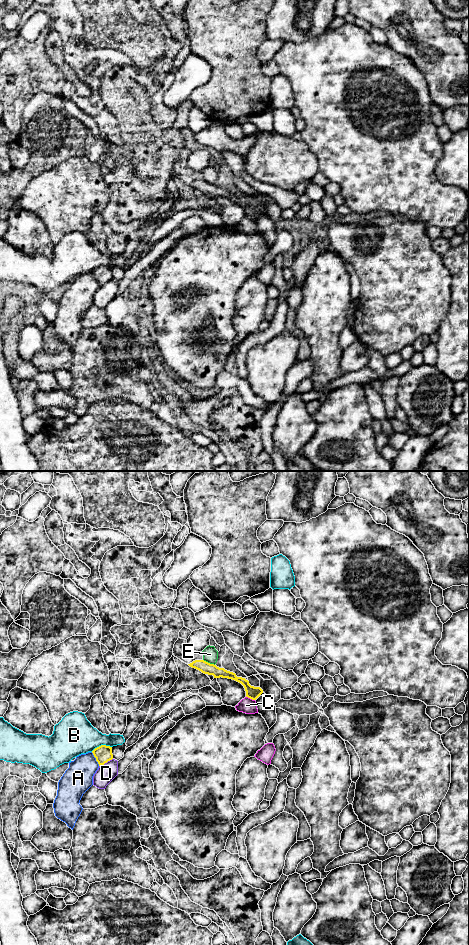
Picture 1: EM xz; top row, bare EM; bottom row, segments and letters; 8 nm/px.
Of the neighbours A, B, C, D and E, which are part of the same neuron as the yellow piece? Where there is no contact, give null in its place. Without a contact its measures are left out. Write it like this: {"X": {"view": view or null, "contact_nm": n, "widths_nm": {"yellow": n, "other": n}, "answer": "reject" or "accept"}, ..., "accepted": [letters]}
{"A": {"view": "xz", "contact_nm": 130, "widths_nm": {"yellow": 140, "other": 240}, "answer": "reject"}, "B": {"view": "xz", "contact_nm": 170, "widths_nm": {"yellow": 140, "other": 320}, "answer": "reject"}, "C": {"view": "xz", "contact_nm": 80, "widths_nm": {"yellow": 100, "other": 120}, "answer": "reject"}, "D": {"view": "xz", "contact_nm": 130, "widths_nm": {"yellow": 140, "other": 150}, "answer": "reject"}, "E": {"view": "xz", "contact_nm": 110, "widths_nm": {"yellow": 90, "other": 120}, "answer": "reject"}, "accepted": []}

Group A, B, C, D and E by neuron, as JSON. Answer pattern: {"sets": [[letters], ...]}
{"sets": [["A"], ["B"], ["C"], ["D"], ["E"]]}

